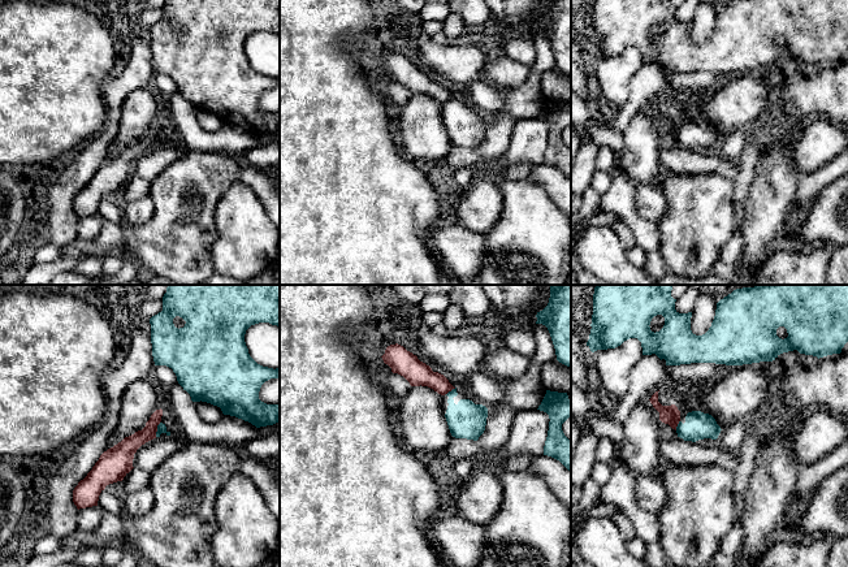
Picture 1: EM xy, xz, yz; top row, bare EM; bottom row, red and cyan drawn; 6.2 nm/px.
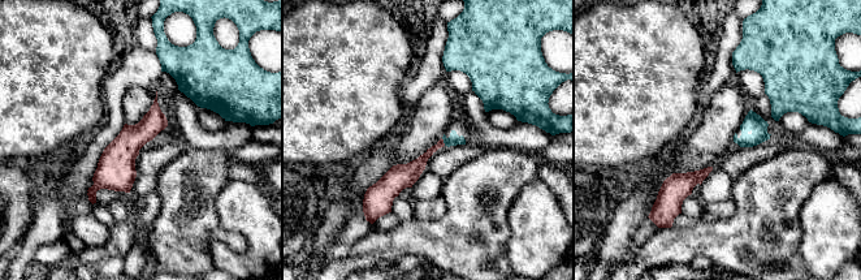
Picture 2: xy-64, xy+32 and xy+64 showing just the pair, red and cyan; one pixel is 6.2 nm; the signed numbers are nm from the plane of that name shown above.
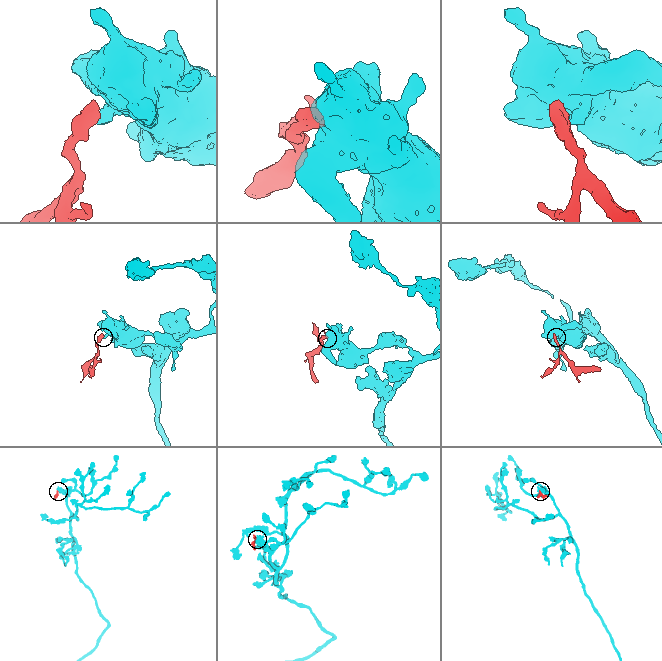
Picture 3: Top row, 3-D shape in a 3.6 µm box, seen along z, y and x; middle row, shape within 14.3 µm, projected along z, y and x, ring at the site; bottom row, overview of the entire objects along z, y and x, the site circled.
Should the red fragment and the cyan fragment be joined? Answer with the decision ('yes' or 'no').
no

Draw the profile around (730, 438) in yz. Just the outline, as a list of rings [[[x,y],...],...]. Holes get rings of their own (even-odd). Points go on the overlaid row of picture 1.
[[[744,420],[735,421],[730,427],[721,430],[717,438],[717,446],[722,451],[739,454],[745,434],[747,429]]]

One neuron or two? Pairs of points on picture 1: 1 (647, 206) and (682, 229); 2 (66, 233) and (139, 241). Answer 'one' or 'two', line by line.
1: two
2: two

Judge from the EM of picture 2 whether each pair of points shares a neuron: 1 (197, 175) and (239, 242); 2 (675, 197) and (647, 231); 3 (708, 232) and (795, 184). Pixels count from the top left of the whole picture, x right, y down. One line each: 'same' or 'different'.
1: same
2: same
3: same

